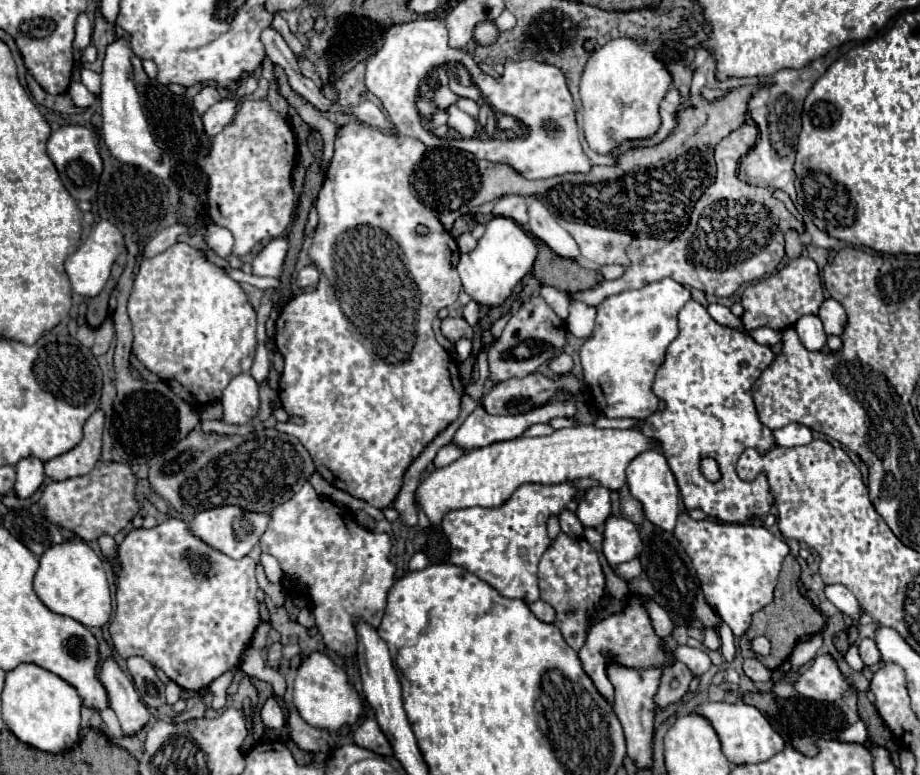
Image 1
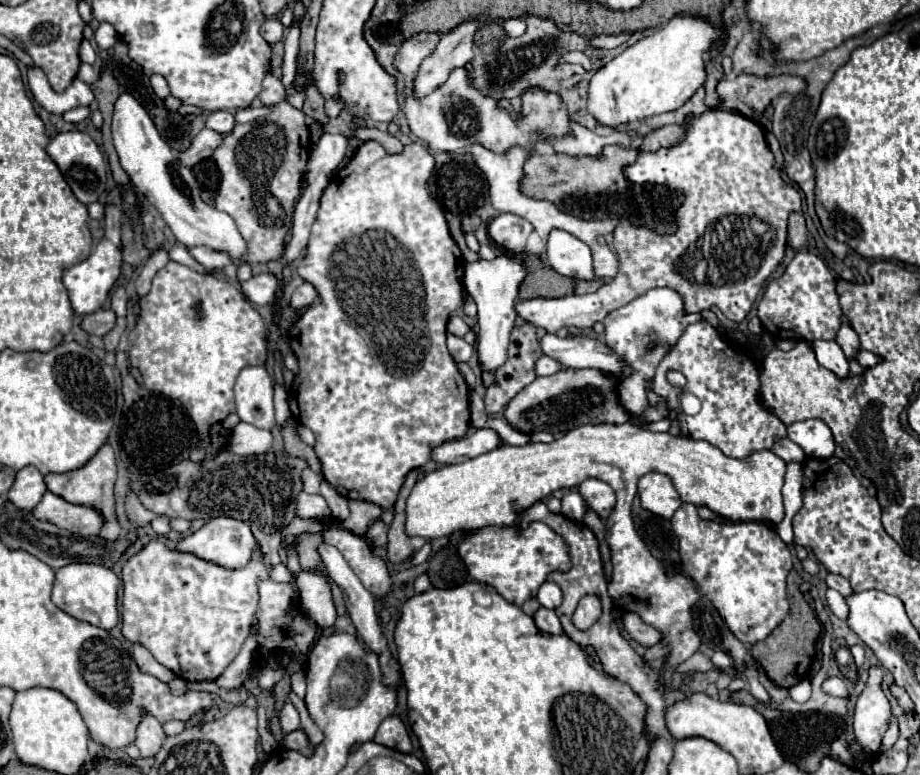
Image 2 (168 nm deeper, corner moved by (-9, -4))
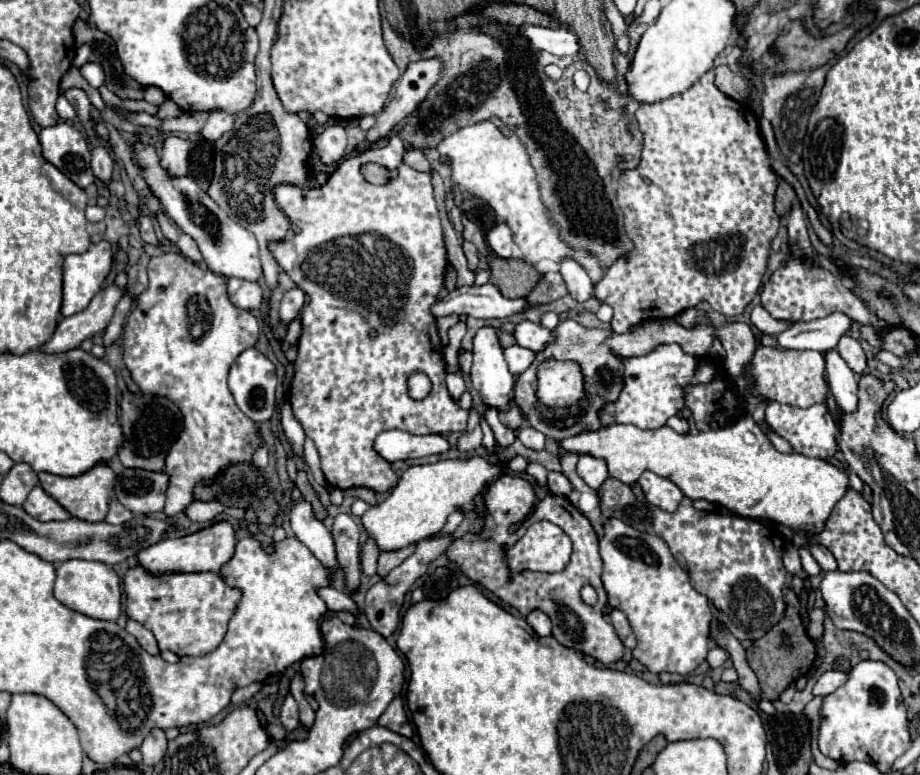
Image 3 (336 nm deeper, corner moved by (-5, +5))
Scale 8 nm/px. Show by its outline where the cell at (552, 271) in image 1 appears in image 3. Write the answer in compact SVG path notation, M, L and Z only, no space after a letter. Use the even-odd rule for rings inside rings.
M495 254L489 256L491 282L507 296L507 298L525 298L539 284L541 274L533 264L525 260L505 260Z

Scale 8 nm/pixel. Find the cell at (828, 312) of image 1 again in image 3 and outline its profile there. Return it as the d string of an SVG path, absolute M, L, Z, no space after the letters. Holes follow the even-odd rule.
M849 334L841 336L839 344L837 344L837 352L841 354L841 358L849 364L849 368L857 374L863 374L865 368L867 368L867 358L865 358L865 352L861 348L861 344L851 338Z

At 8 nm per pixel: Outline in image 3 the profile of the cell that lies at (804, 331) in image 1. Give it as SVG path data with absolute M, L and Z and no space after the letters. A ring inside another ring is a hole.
M827 350L827 382L837 406L845 412L853 412L857 408L857 376L847 366L847 362L839 356L839 352Z

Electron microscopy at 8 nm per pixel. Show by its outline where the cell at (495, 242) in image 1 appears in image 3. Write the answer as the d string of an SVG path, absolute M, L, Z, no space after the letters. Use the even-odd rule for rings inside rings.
M491 324L481 326L473 338L471 380L489 408L507 408L515 376L507 368L497 328Z

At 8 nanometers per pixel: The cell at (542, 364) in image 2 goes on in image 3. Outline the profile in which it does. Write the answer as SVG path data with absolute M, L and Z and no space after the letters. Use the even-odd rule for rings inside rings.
M515 344L515 346L505 348L505 360L507 360L509 370L511 370L513 374L521 374L521 372L525 372L525 370L531 366L531 362L535 360L535 352L529 350L529 348L521 348L521 346Z

